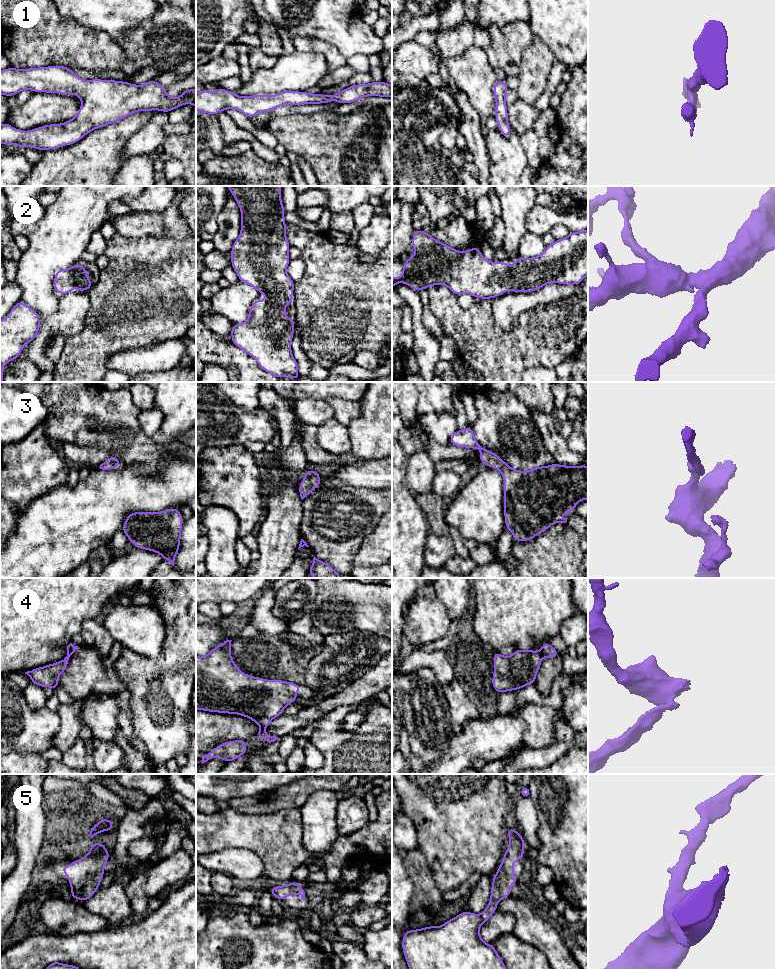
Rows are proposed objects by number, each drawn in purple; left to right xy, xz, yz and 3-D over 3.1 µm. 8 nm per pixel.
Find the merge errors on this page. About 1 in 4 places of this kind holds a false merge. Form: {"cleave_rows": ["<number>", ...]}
{"cleave_rows": ["4"]}

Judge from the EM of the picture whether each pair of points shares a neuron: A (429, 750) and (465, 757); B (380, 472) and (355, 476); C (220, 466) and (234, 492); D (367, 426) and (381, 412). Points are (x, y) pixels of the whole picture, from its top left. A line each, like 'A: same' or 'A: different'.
A: different
B: same
C: same
D: same

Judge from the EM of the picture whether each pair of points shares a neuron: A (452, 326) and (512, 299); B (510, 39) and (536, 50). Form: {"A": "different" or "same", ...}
{"A": "different", "B": "different"}

